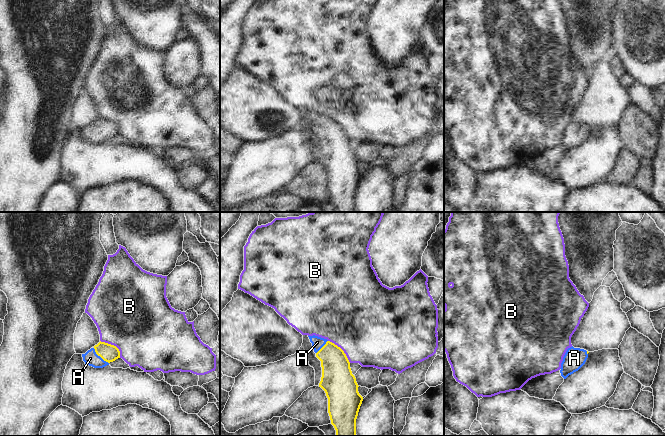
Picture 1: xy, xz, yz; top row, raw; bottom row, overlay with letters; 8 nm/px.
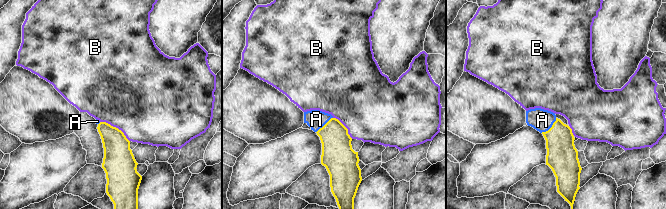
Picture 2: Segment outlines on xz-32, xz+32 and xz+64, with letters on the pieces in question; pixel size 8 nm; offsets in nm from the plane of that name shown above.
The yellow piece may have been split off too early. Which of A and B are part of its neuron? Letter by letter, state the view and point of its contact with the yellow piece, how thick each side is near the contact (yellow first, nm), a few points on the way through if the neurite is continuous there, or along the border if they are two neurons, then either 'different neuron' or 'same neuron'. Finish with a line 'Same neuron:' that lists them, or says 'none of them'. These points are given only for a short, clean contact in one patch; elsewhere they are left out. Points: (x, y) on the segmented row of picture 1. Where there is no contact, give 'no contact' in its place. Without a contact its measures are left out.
A: contact xy (100, 356); calibres 140 and 120 nm; way xy (109, 353), (100, 356), (90, 358); same neuron
B: contact xy (113, 345); calibres 140 and 500 nm; border xy (100, 340), (113, 344), (118, 349), (120, 357); different neuron
Same neuron: A

